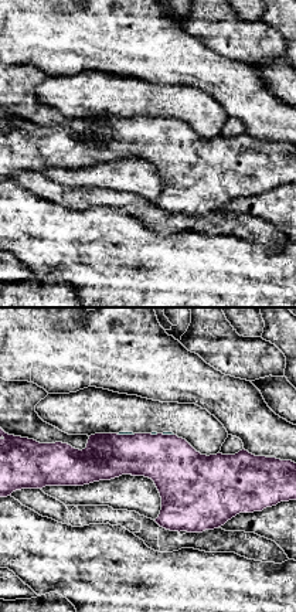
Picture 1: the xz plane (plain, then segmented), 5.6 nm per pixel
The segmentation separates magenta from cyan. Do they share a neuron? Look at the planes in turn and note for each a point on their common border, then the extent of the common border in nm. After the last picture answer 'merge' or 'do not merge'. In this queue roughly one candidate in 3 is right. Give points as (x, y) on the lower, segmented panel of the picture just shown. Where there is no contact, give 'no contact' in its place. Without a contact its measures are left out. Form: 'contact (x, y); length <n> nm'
contact (126, 435); length 110 nm

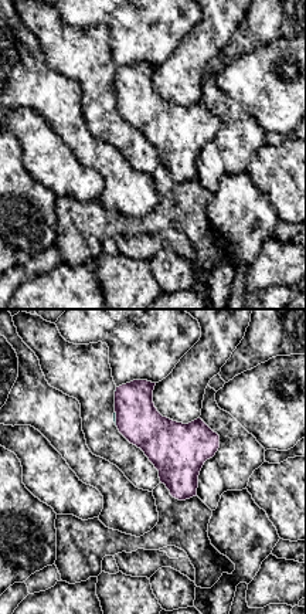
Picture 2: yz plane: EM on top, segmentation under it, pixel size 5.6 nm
contact (116, 419); length 80 nm

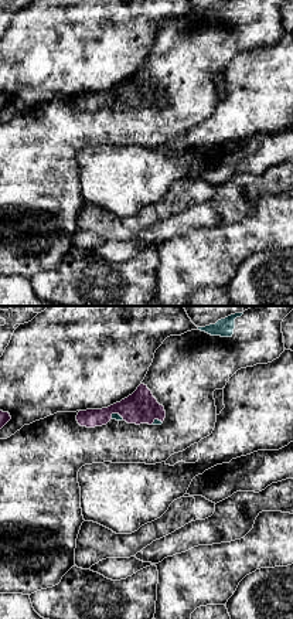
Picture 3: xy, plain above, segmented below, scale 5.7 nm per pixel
contact (118, 412); length 80 nm

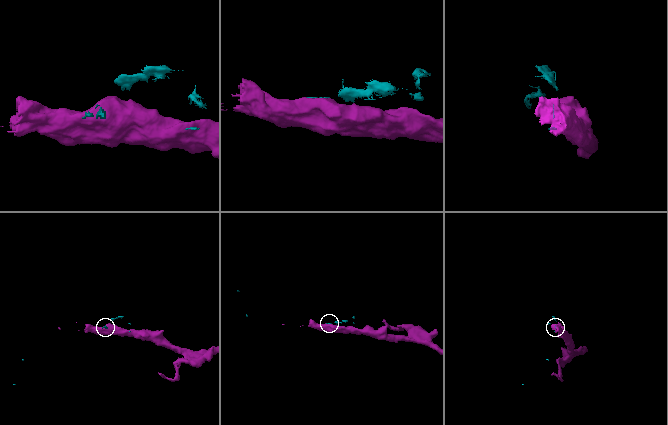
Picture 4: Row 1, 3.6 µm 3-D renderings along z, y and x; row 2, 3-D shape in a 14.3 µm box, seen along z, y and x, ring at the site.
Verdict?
do not merge

